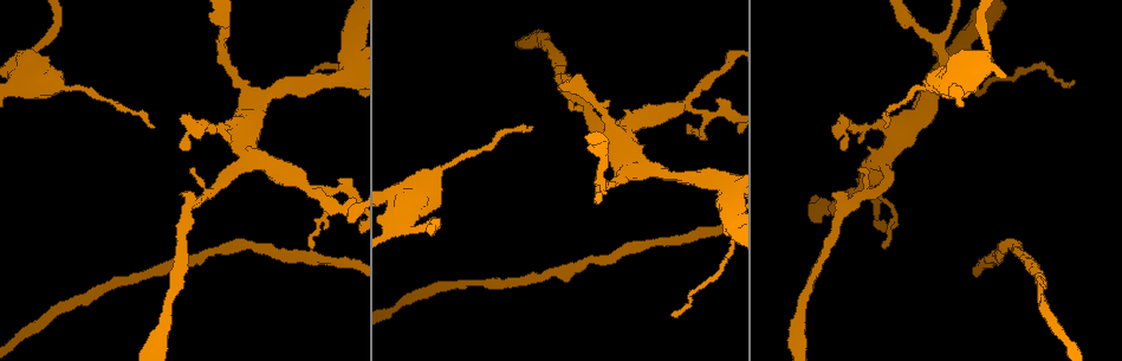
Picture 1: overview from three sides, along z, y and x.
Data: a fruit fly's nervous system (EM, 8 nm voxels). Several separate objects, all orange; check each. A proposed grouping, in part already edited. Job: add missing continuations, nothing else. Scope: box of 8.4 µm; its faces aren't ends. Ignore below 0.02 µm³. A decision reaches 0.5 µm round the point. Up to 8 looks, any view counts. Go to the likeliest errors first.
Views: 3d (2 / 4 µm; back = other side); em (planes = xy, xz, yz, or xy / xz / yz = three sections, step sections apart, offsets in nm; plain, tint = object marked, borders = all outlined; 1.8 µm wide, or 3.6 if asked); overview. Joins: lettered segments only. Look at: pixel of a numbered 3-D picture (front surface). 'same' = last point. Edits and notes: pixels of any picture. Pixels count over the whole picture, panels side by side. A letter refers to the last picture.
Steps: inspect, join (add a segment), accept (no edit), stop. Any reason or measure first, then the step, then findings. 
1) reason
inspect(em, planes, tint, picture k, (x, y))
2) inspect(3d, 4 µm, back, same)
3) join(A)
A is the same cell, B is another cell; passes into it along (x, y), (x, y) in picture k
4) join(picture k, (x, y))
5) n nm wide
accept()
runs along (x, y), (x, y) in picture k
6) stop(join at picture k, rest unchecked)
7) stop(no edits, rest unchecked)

a fork
inspect(3d, 4 µm, picture 1, (220, 41))

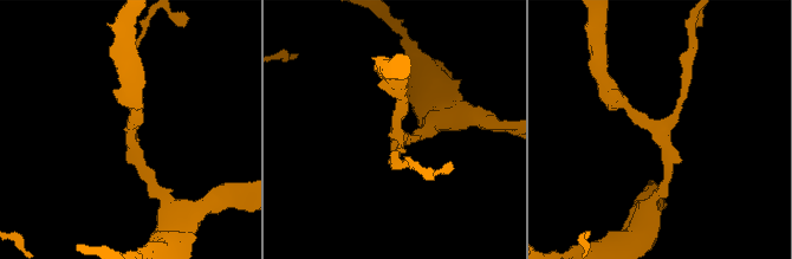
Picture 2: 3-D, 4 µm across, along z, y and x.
3 arms
inspect(em, planes, borders, picture 2, (393, 133))

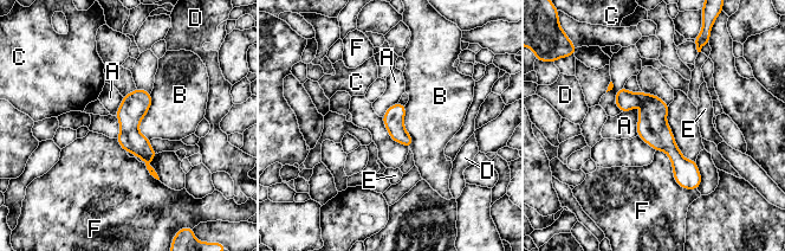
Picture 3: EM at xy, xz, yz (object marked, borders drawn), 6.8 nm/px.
accept()
A, B, C, D, E and F are other cells; border along (641, 104), (637, 135) in picture 3; no lettered segment goes on from it

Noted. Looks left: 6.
an open end
inspect(3d, 4 µm, picture 1, (184, 193))

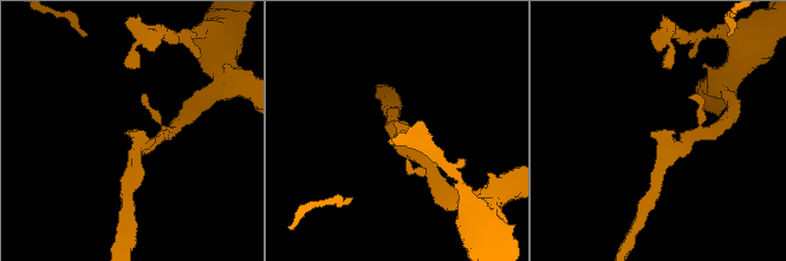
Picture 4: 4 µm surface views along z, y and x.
inspect(em, planes, borders, picture 4, (130, 133))

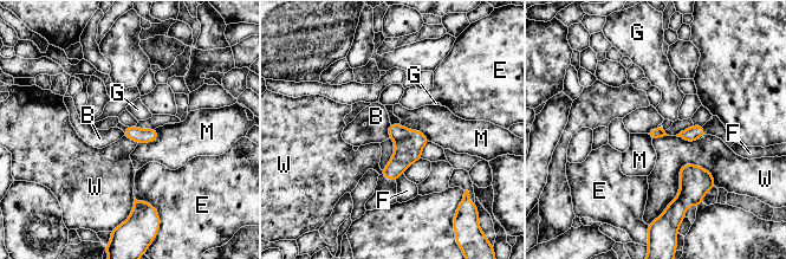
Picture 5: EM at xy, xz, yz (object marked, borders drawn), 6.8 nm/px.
accept()
B, E, F, G, M and W are other cells; border along (712, 173), (683, 164), (660, 214) in picture 5; none of them fits

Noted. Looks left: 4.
end of a long branch
inspect(em, yz, step 8, borders, picture 1, (532, 127))

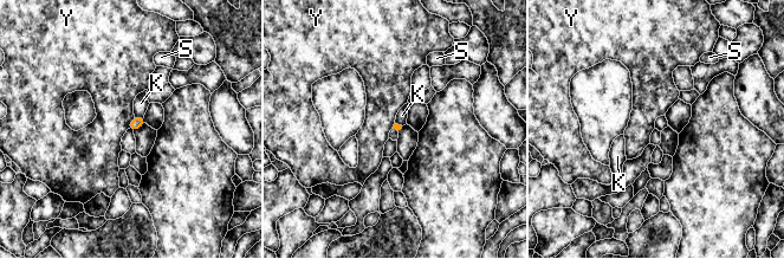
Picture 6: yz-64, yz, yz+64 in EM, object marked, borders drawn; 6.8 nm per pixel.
cut it another way
inspect(em, planes, borders, same)

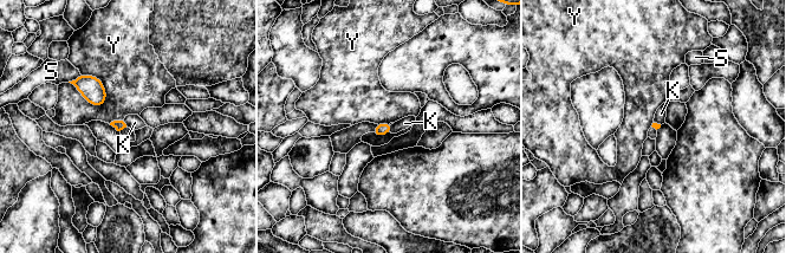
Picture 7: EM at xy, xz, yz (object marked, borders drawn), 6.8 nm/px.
Y touches over 300 nm
accept()
K, S and Y are other cells; border along (391, 124), (389, 131) in picture 7; no lettered segment goes on from it

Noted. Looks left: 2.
stop(no edits, rest unchecked)

